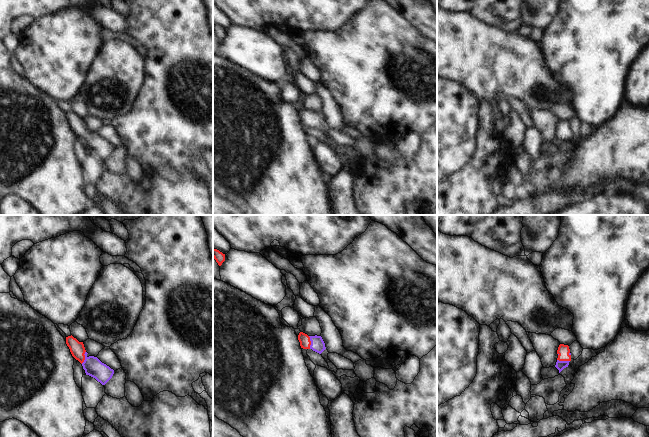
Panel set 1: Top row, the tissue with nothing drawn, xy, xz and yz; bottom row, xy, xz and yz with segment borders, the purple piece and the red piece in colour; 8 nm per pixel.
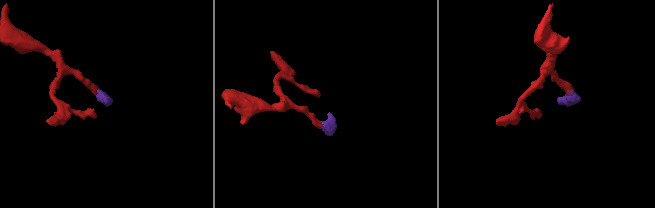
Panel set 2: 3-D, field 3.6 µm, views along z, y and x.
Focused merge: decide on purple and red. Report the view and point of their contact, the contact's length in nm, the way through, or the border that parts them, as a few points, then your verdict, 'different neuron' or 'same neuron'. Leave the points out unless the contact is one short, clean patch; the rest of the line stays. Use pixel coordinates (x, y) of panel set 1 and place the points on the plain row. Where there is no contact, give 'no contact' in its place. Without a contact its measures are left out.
xz (311, 118) | 110 nm | across xz (317, 120), (311, 118), (304, 115) | same neuron

